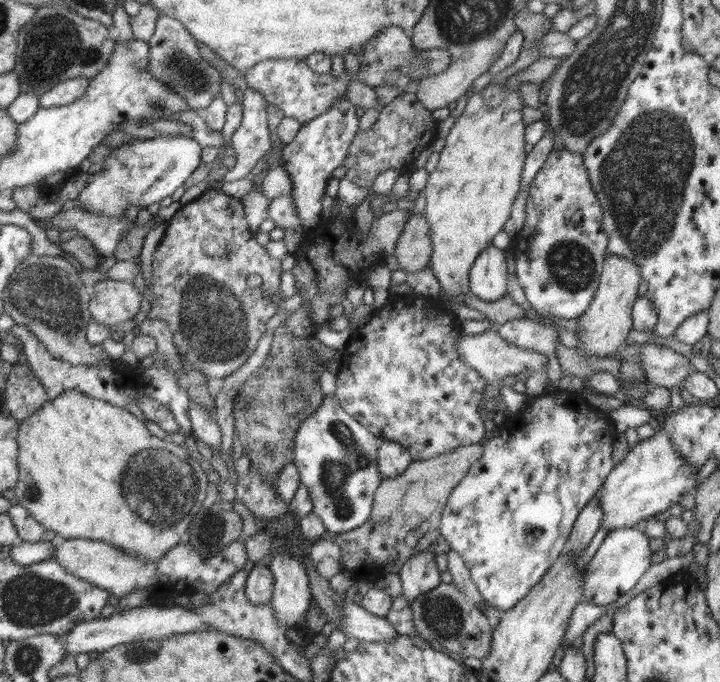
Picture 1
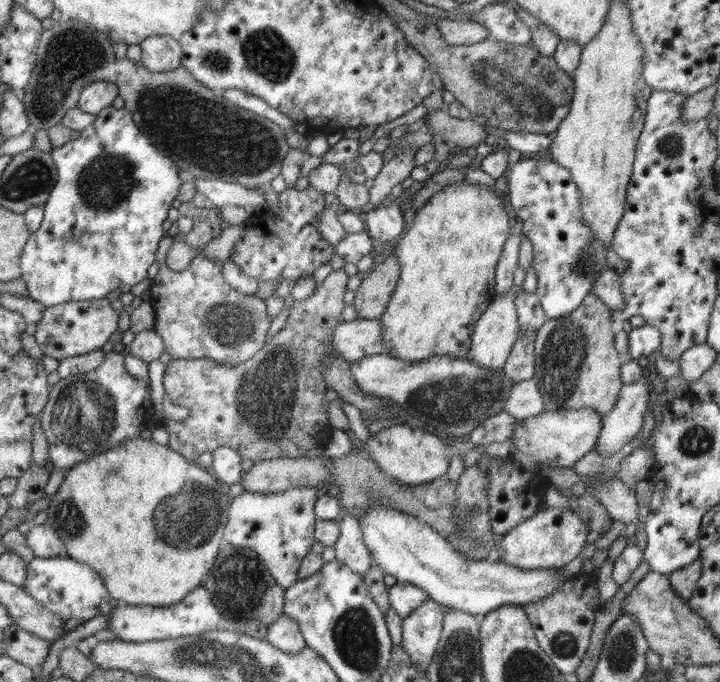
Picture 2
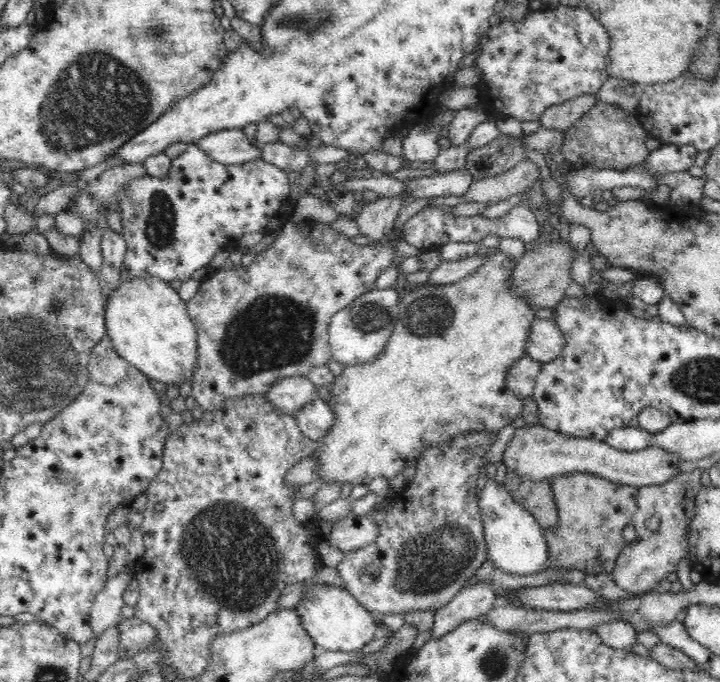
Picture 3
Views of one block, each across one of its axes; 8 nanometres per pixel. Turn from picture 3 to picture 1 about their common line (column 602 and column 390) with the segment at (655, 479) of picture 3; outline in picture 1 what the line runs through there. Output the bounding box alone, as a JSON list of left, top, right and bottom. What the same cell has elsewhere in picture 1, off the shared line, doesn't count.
[377,440,411,478]

